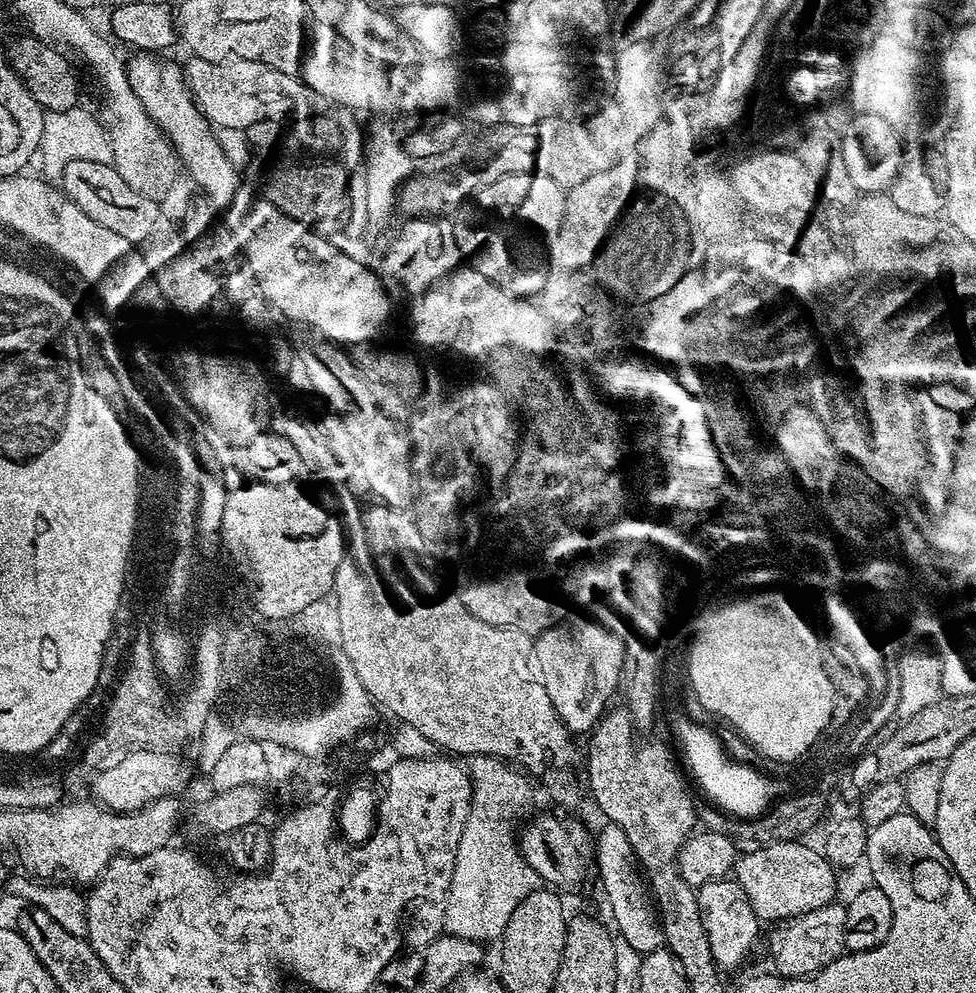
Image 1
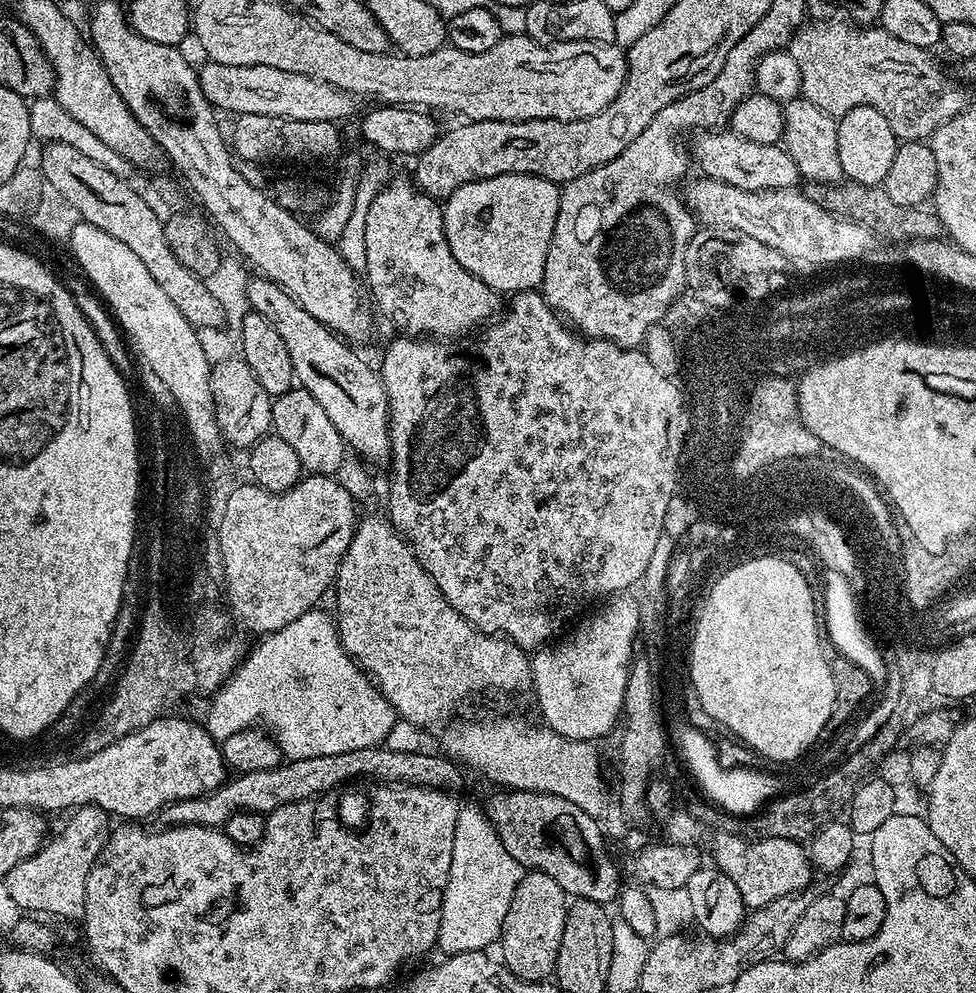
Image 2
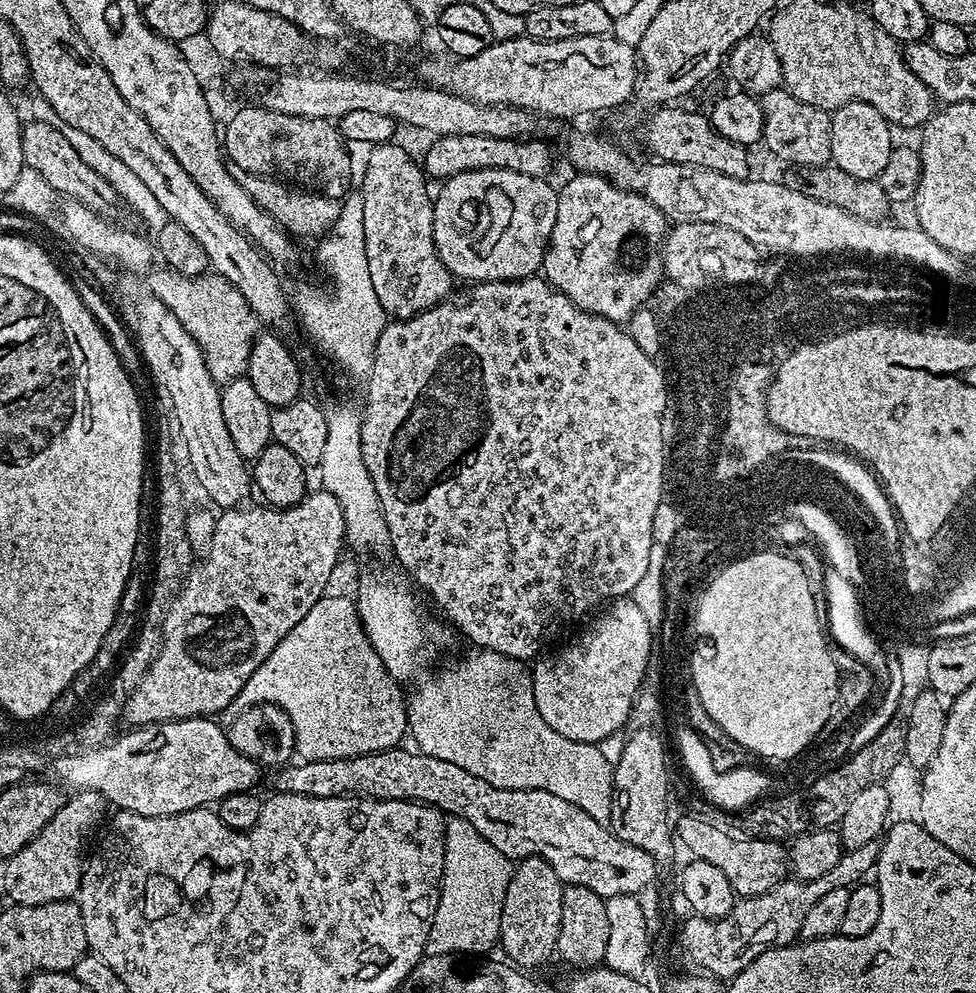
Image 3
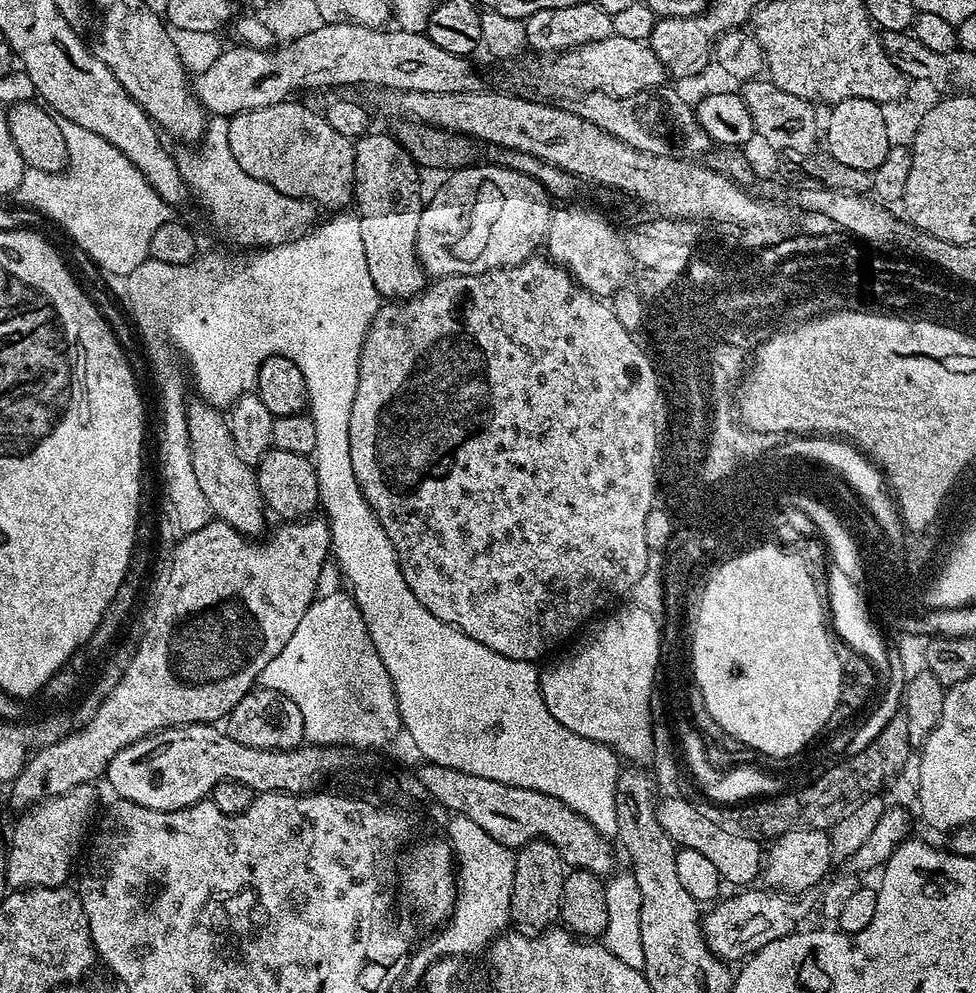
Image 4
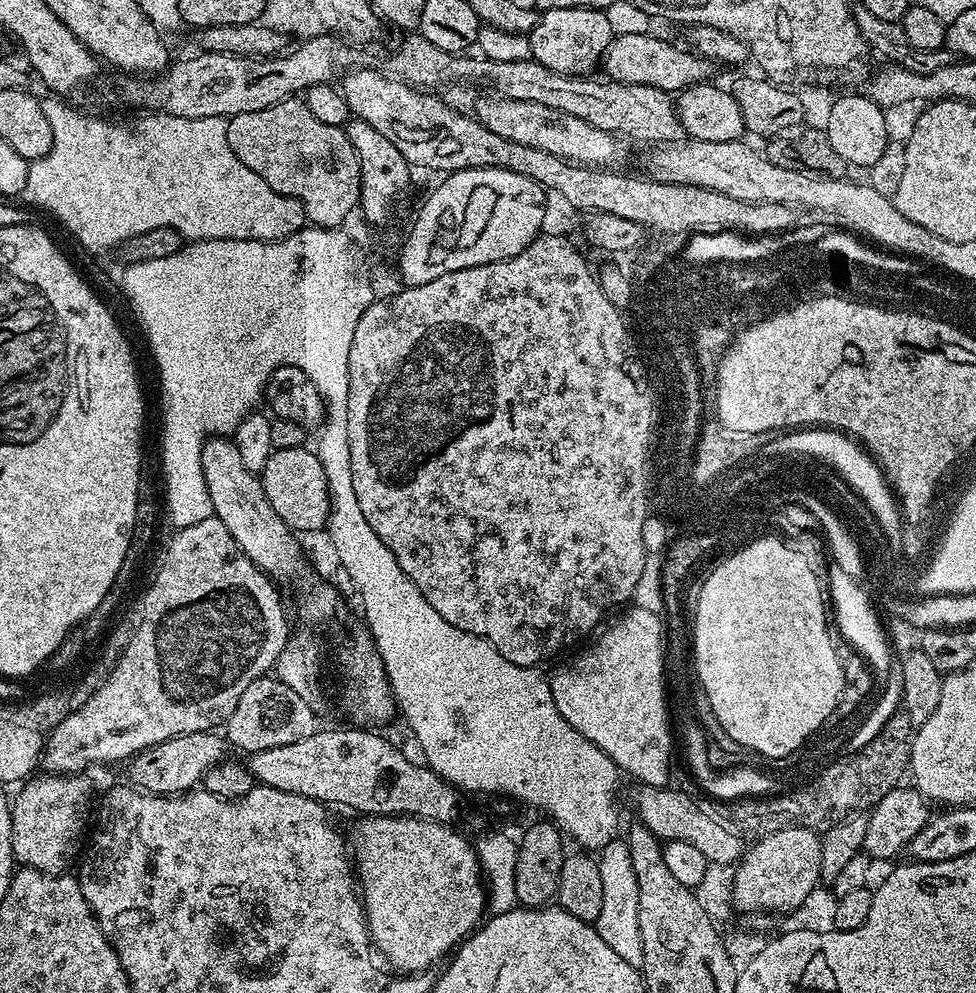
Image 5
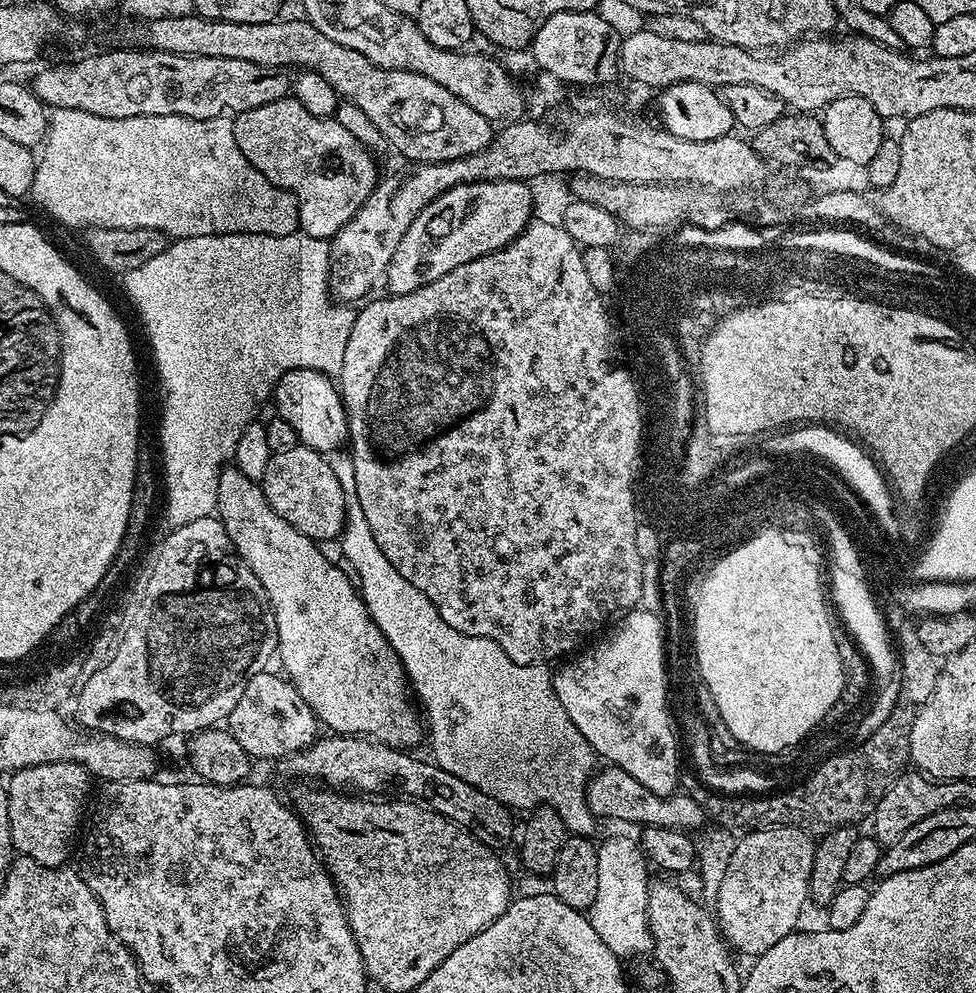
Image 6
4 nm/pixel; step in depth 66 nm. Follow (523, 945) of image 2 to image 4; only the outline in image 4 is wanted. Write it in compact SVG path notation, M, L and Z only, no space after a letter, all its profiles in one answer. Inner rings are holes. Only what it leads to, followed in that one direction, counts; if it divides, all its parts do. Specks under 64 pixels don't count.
M531 840L515 853L514 890L510 890L511 919L521 929L543 930L557 923L562 902L566 865L560 851L549 840Z

